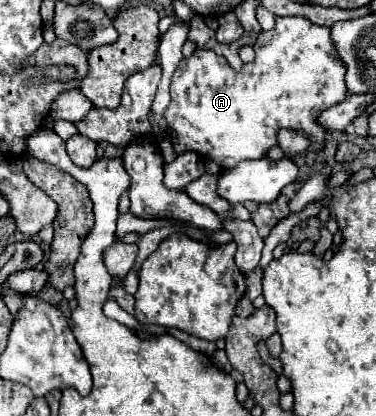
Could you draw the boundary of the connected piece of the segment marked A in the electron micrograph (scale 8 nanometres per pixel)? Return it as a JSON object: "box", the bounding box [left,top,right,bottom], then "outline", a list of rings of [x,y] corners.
{"box":[164,17,348,169],"outline":[[[276,17],[276,27],[274,27],[272,31],[262,31],[262,33],[260,33],[260,37],[256,39],[254,51],[256,51],[256,59],[254,59],[252,63],[246,63],[240,73],[236,73],[236,71],[228,65],[228,61],[226,61],[224,57],[216,55],[212,49],[196,49],[190,57],[184,57],[184,59],[180,61],[178,69],[176,69],[174,75],[172,75],[172,85],[170,85],[172,101],[170,101],[168,111],[166,111],[166,115],[164,115],[166,121],[168,121],[168,125],[176,131],[176,141],[174,141],[176,153],[182,153],[182,151],[190,149],[190,151],[200,153],[204,159],[216,161],[222,169],[224,169],[224,165],[226,165],[226,169],[232,169],[234,165],[238,165],[238,163],[244,161],[244,159],[260,159],[260,157],[264,157],[266,149],[270,149],[272,145],[276,145],[276,133],[278,133],[280,129],[284,129],[284,127],[286,127],[286,129],[292,129],[292,131],[302,131],[312,143],[322,143],[322,141],[324,141],[326,129],[322,129],[322,125],[318,123],[318,111],[324,111],[324,109],[328,109],[328,107],[338,105],[338,103],[344,101],[346,95],[348,95],[346,79],[344,79],[344,77],[346,77],[346,65],[342,63],[342,59],[338,57],[338,51],[334,49],[334,43],[332,43],[332,37],[330,37],[330,29],[328,29],[328,27],[320,27],[320,25],[316,25],[316,23],[312,23],[312,21],[304,19],[304,17]]]}

